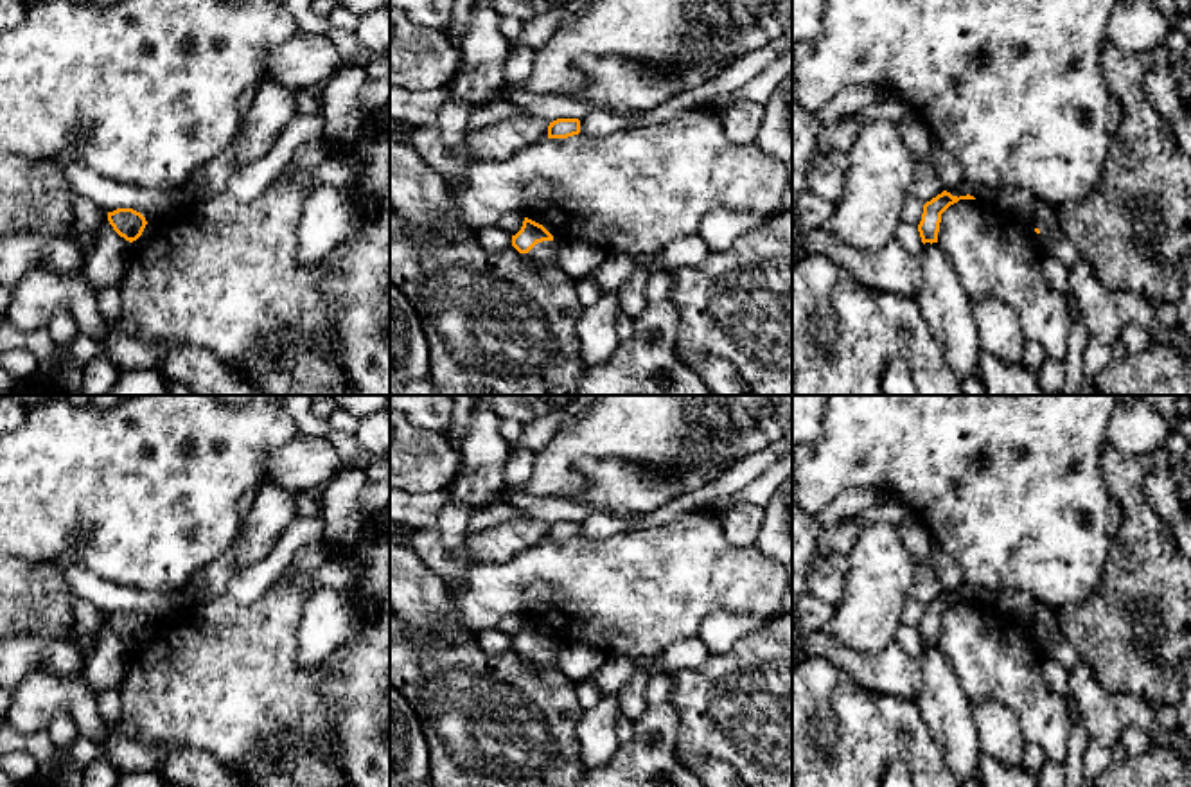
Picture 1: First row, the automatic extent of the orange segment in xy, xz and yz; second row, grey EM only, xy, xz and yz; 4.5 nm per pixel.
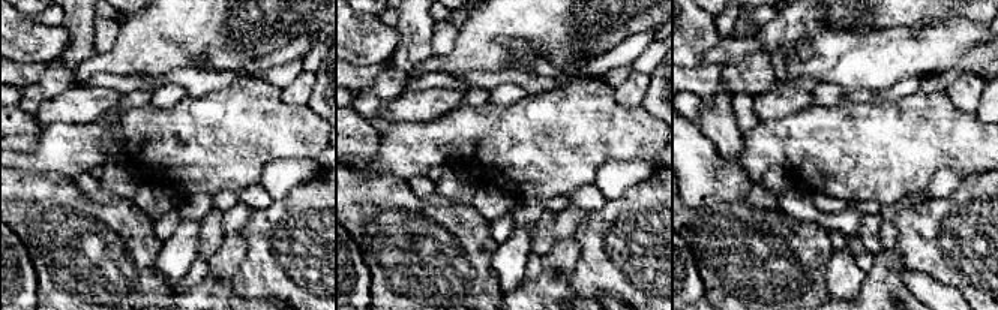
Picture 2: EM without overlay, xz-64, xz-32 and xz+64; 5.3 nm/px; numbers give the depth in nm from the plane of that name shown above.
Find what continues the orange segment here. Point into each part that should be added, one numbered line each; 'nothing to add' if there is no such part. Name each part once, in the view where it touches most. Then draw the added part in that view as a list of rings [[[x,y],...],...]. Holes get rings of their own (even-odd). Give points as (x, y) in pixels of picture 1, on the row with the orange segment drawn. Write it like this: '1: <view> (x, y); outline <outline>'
1: xz (543, 252); outline [[[555,239],[543,241],[543,243],[537,243],[528,253],[523,253],[523,255],[532,264],[551,264],[555,248],[557,248]]]

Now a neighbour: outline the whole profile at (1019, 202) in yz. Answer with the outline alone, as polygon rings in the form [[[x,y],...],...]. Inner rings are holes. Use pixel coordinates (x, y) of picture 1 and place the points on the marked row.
[[[965,178],[954,189],[945,189],[945,190],[957,198],[970,194],[977,201],[992,199],[1002,214],[1017,216],[1022,221],[1031,221],[1033,208],[1038,203],[1037,196],[1029,189],[1006,187],[1001,189],[997,194],[990,196],[983,187]]]

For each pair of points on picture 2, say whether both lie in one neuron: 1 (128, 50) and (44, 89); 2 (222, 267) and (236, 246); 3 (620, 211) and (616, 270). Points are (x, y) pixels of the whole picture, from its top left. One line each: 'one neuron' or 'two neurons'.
1: two neurons
2: one neuron
3: one neuron

